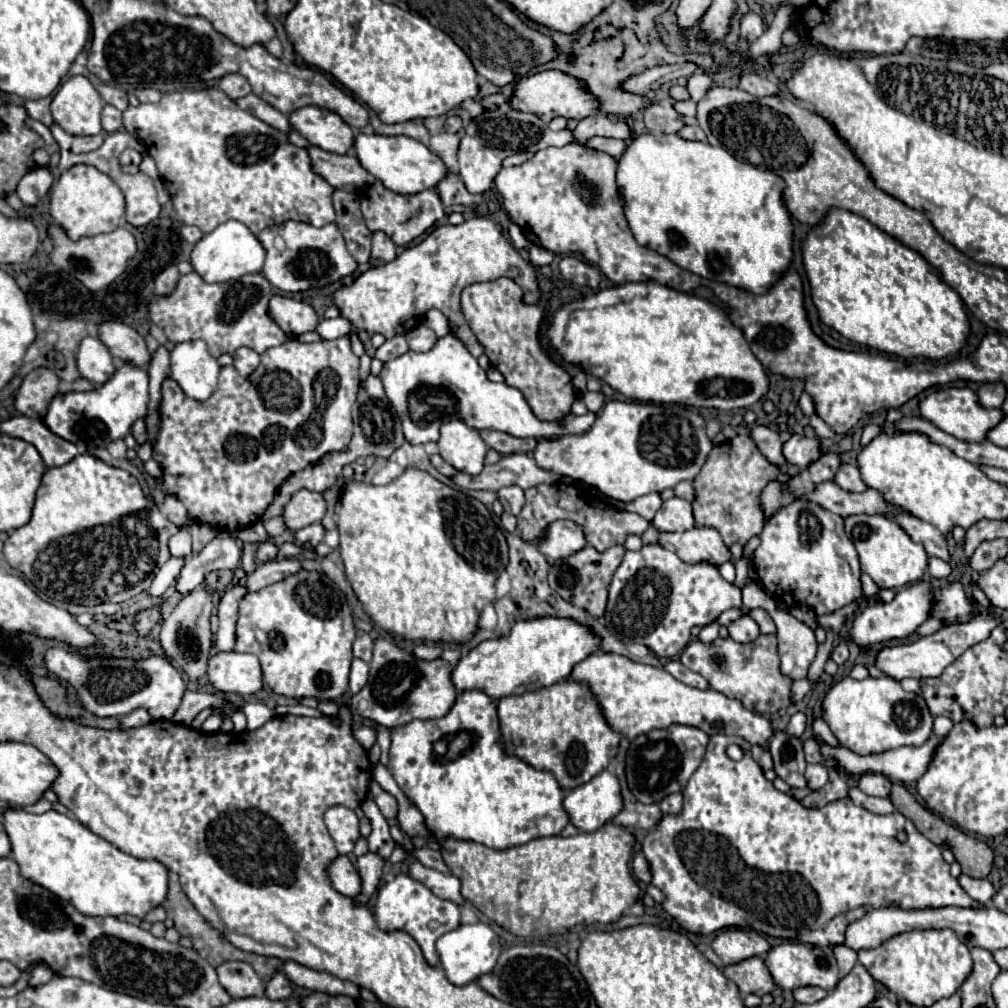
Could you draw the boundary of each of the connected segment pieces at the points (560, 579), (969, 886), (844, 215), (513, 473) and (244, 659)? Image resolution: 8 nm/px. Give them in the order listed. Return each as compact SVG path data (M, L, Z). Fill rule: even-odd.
M615 545L603 553L599 553L593 547L583 547L565 559L553 561L549 565L547 583L559 597L585 609L589 615L599 619L599 617L603 617L605 605L607 605L607 579L611 579L611 571L615 571L615 567L619 567L623 553L625 553L623 545Z
M961 873L961 877L957 881L967 891L967 895L979 903L989 903L991 895L995 895L995 889L987 879L973 879L973 877L967 877Z
M831 209L823 225L809 231L803 241L803 263L821 321L849 341L867 345L881 353L897 355L901 359L925 357L939 361L947 355L959 353L969 337L969 319L963 301L943 283L935 267L931 267L919 253L851 211Z
M507 455L501 457L495 465L485 465L485 469L479 475L467 475L457 473L453 477L453 483L461 489L487 489L487 491L499 491L501 487L517 485L521 489L529 489L541 483L557 483L561 477L543 471L537 467L535 459L529 459L527 455Z
M217 653L209 659L209 683L221 693L251 695L263 687L259 659L251 653Z

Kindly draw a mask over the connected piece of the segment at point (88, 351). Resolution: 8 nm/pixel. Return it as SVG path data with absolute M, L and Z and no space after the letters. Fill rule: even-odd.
M85 337L77 351L77 367L83 379L103 385L113 373L113 357L97 337Z

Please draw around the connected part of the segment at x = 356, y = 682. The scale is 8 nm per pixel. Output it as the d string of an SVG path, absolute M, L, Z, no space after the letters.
M353 659L351 675L349 675L349 689L351 689L351 693L361 691L363 685L367 683L367 679L369 679L369 665L365 661L361 661L361 659Z

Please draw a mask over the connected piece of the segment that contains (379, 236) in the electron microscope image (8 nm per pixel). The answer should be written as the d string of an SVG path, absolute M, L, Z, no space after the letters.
M375 231L373 233L373 249L371 249L371 257L379 259L379 261L391 261L397 255L397 247L395 243L383 233L383 231Z

